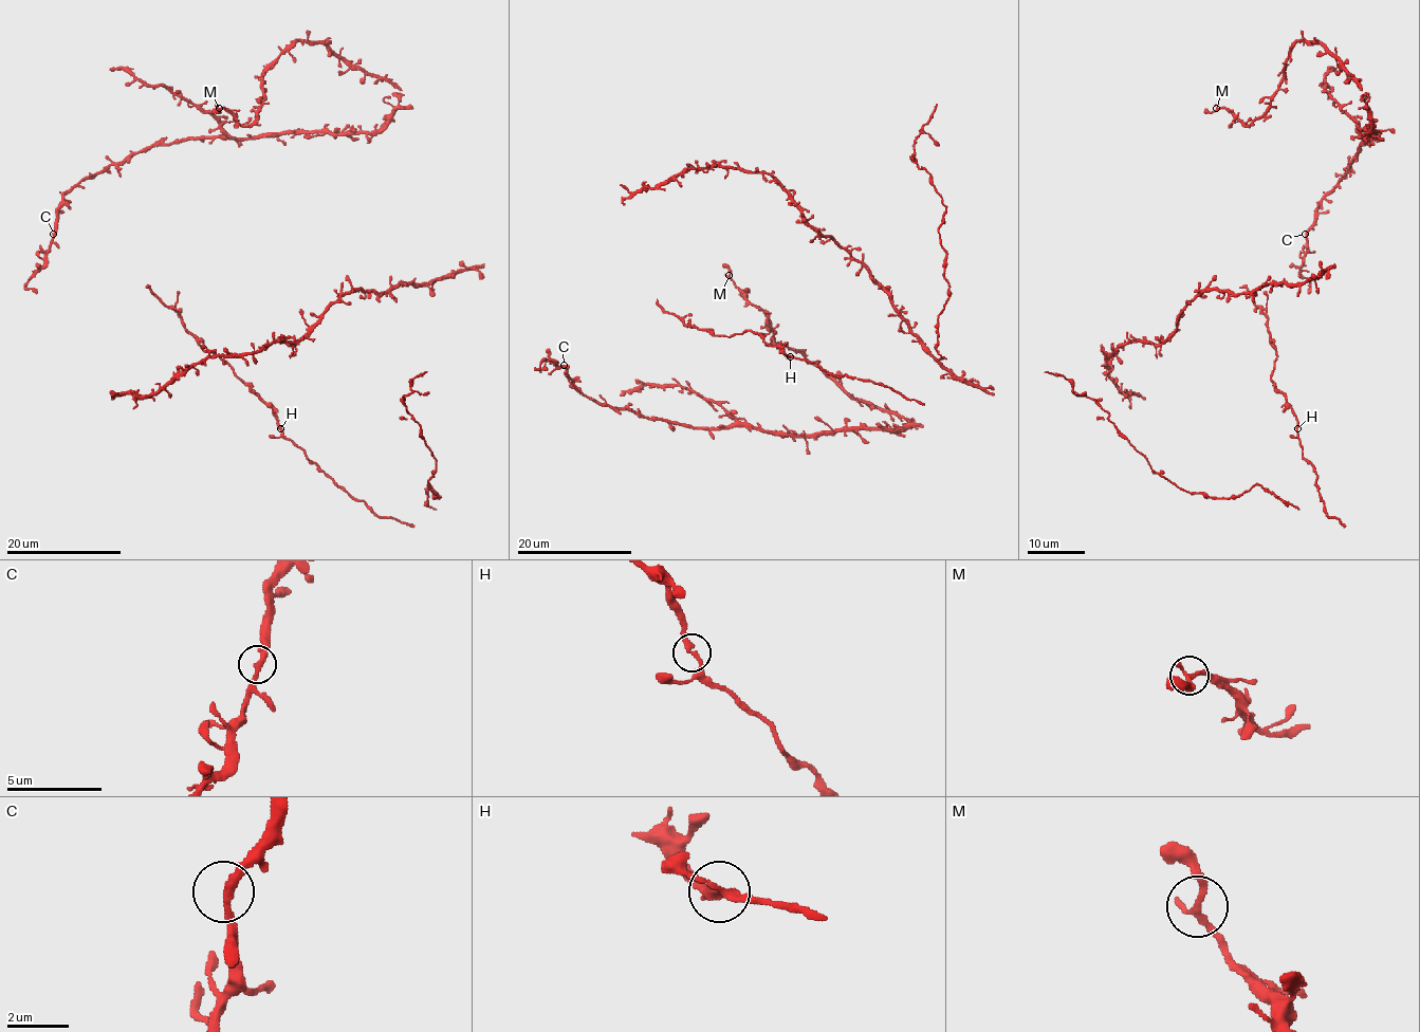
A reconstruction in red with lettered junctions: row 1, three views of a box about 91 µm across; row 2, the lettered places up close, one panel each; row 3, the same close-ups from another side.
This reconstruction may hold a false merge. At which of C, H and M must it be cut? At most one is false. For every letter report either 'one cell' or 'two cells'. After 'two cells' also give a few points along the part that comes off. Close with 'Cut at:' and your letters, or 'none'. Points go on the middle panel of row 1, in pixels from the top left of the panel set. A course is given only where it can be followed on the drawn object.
C: one cell
H: one cell
M: one cell
Cut at: none

